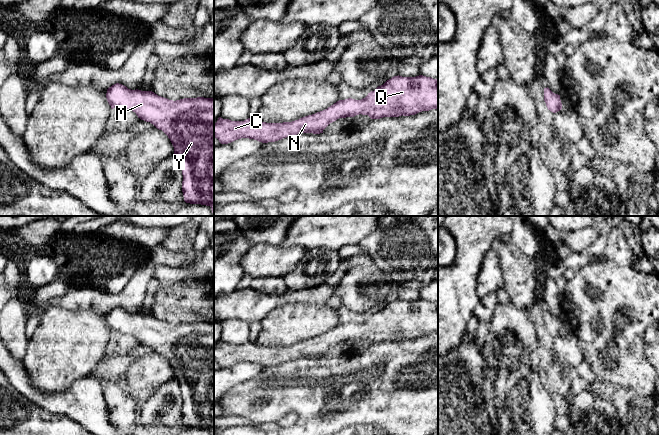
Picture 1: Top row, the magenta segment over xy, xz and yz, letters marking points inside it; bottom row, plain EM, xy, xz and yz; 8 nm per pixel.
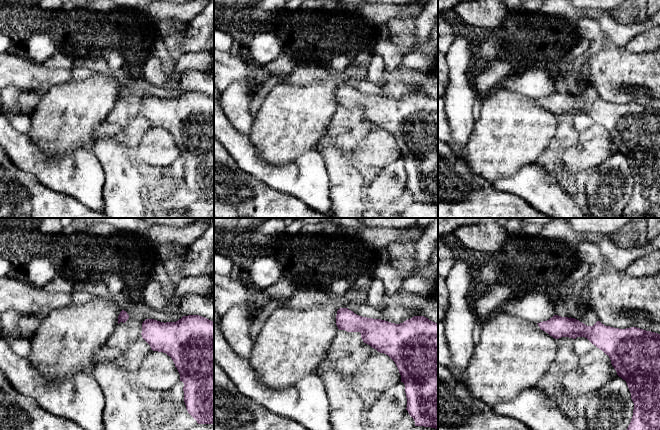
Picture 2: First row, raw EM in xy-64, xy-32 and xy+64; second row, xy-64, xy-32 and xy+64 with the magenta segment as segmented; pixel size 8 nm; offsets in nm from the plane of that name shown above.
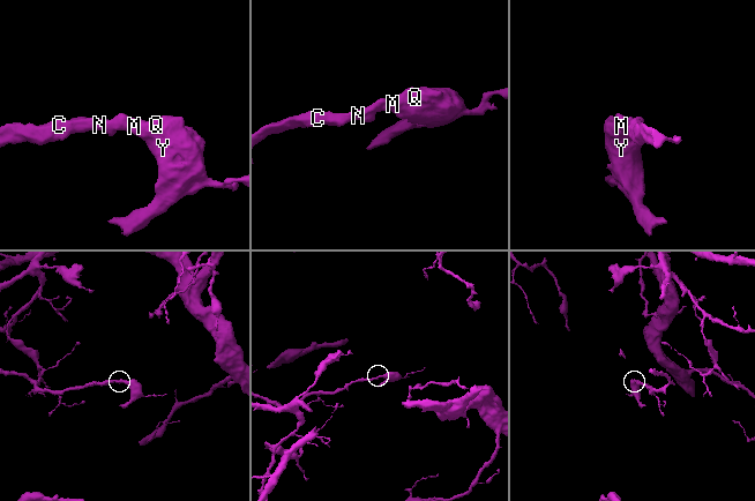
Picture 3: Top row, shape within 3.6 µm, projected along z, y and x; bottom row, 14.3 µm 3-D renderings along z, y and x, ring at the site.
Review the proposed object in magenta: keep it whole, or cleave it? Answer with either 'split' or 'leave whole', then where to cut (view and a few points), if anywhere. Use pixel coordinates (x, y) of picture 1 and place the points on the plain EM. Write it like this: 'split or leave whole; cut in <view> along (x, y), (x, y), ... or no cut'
leave whole; no cut

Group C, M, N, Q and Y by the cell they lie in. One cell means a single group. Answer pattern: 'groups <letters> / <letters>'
groups C M N Q Y

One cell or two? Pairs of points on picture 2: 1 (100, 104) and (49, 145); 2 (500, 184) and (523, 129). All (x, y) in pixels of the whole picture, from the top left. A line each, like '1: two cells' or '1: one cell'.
1: one cell
2: two cells

